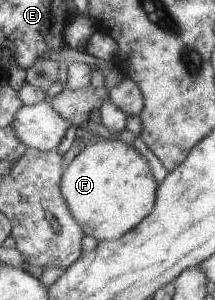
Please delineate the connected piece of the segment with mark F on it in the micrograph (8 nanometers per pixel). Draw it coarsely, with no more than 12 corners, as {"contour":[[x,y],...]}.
{"contour":[[127,136],[81,149],[60,193],[84,236],[119,238],[157,182]]}

